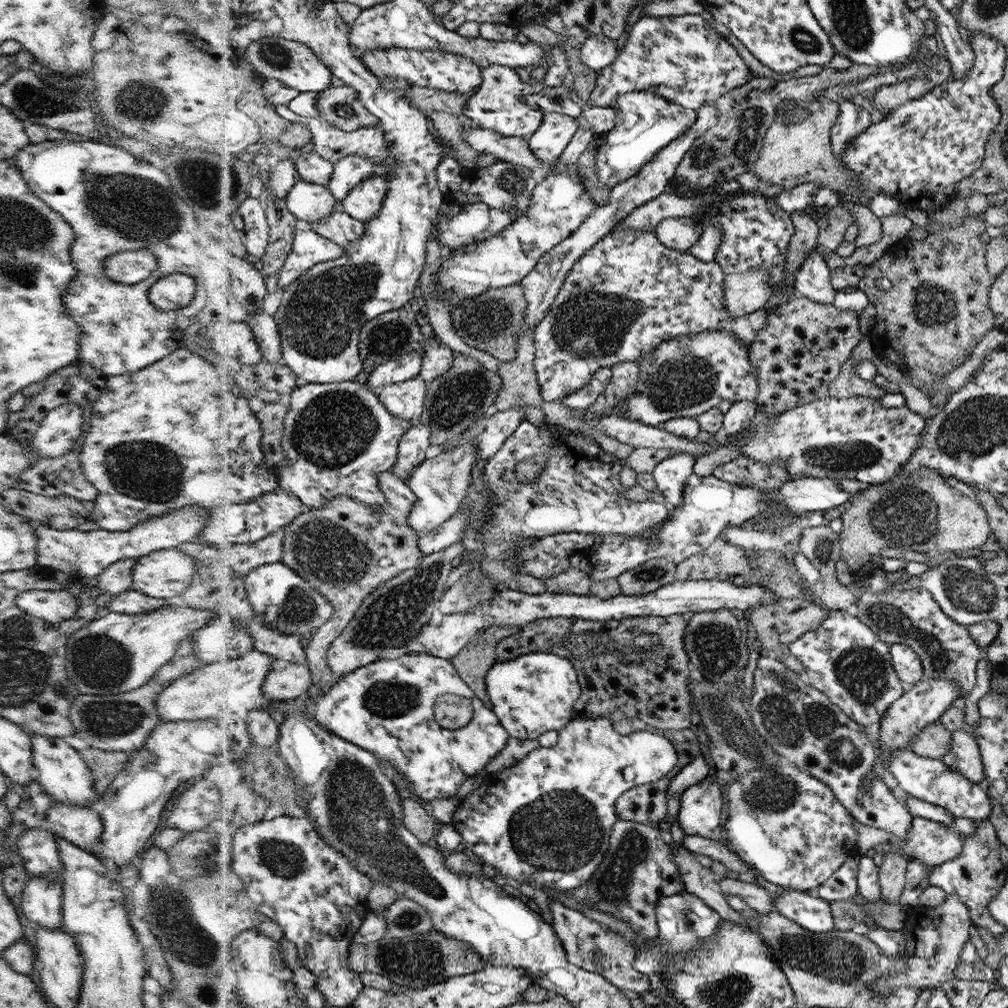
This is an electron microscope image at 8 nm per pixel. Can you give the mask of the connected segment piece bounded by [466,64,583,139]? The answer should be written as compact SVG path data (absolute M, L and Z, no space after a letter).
M502 64L483 68L483 86L468 99L466 114L480 128L499 132L504 136L528 138L540 126L545 114L559 112L577 118L583 105L569 98L563 86L546 88L545 84L527 84L520 78L520 70Z

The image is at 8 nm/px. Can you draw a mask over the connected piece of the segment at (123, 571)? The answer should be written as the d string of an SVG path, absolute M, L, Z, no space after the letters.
M124 558L108 565L102 574L99 574L99 588L101 594L107 592L112 597L132 589L133 570L136 558Z

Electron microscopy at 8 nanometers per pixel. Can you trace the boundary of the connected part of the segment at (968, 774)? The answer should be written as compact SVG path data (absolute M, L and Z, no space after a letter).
M965 729L951 733L954 740L951 744L951 752L941 760L944 766L958 771L958 774L970 780L972 784L980 785L985 780L982 758L975 740Z

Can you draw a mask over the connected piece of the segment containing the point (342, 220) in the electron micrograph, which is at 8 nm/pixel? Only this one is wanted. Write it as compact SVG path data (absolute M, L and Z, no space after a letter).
M341 207L335 209L335 212L328 220L310 222L307 226L322 234L322 236L326 236L340 244L345 250L352 243L364 237L369 229L368 223L354 218L351 214L342 210Z

